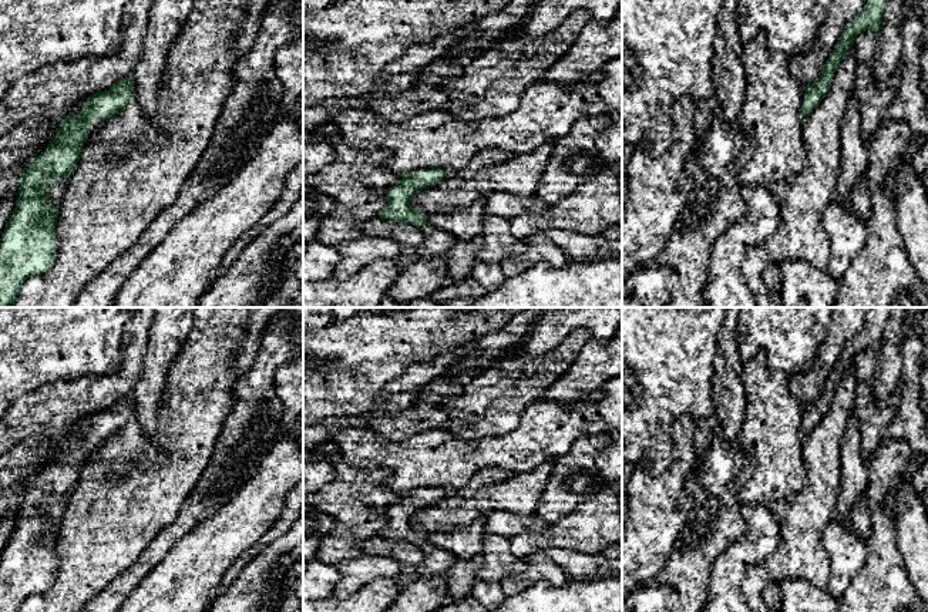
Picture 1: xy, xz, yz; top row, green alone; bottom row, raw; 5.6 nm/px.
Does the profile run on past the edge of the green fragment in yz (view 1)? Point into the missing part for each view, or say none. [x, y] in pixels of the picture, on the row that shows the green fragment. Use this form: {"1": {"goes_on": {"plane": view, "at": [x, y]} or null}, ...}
{"1": {"goes_on": null}}

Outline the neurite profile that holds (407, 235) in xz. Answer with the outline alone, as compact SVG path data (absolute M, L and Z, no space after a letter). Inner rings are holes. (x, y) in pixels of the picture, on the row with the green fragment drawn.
M379 215L370 218L363 226L364 235L373 238L387 238L396 241L401 246L416 248L423 242L423 235L418 226L397 222L390 219L383 219Z

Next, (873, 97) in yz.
M867 30L855 37L855 78L854 94L858 98L861 112L861 130L865 142L870 145L890 104L890 95L898 85L898 73L888 81L878 83L874 75L874 47L877 33Z

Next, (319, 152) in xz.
M327 121L313 132L312 142L303 144L303 175L315 175L334 159L334 138L340 138L339 127Z

